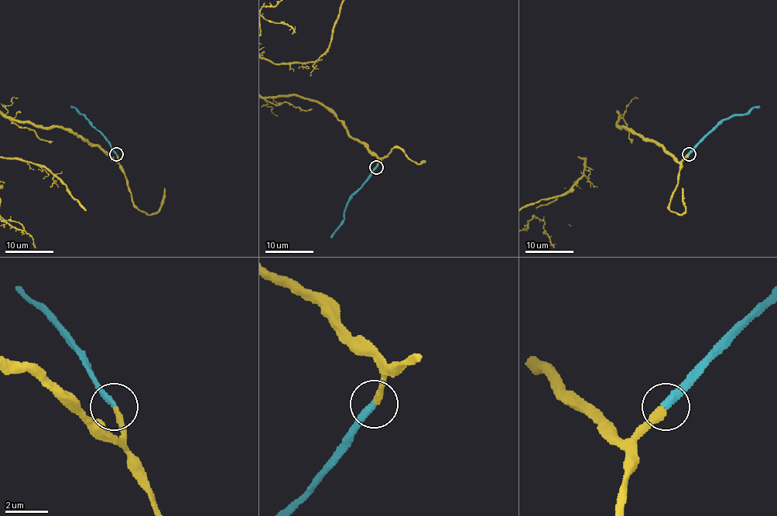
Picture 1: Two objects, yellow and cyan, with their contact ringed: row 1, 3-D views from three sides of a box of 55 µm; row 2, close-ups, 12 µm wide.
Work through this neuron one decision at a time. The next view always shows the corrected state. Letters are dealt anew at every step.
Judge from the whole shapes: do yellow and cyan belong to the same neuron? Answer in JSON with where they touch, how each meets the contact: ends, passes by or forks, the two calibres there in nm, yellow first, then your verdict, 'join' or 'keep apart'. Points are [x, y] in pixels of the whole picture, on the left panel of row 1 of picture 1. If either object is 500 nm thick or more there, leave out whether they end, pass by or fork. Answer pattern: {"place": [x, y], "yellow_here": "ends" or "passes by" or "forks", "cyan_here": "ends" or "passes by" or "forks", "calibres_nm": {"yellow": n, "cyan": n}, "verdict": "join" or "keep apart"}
{"place": [116, 154], "yellow_here": "ends", "cyan_here": "ends", "calibres_nm": {"yellow": 320, "cyan": 320}, "verdict": "join"}

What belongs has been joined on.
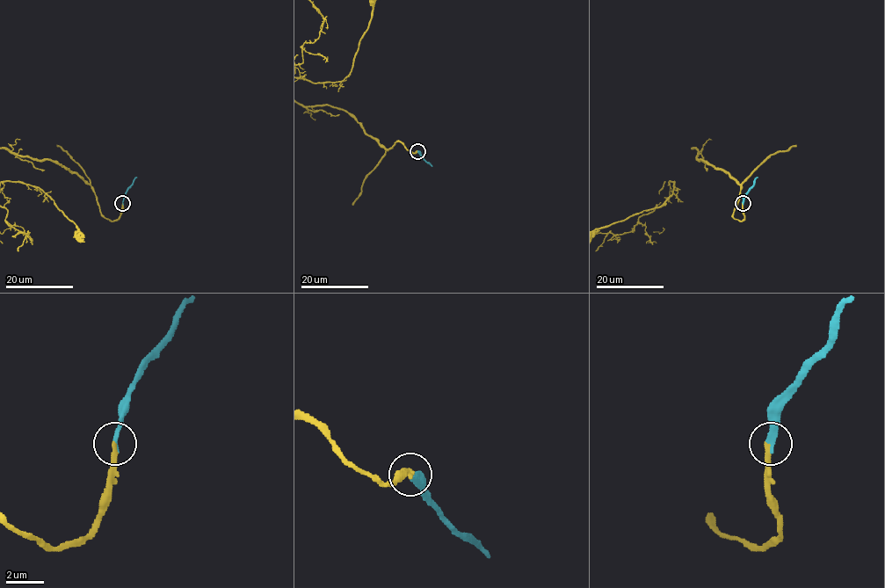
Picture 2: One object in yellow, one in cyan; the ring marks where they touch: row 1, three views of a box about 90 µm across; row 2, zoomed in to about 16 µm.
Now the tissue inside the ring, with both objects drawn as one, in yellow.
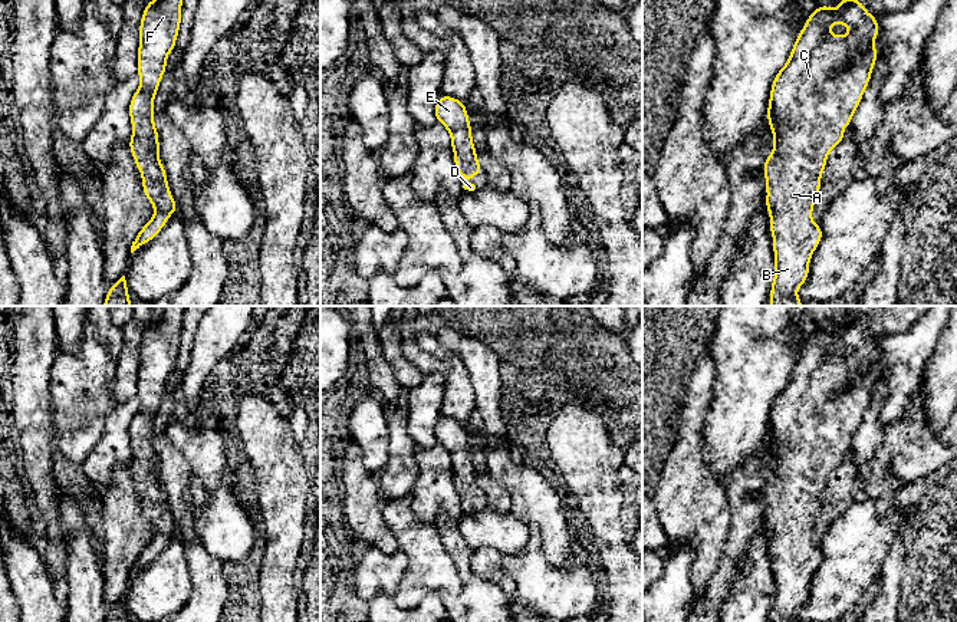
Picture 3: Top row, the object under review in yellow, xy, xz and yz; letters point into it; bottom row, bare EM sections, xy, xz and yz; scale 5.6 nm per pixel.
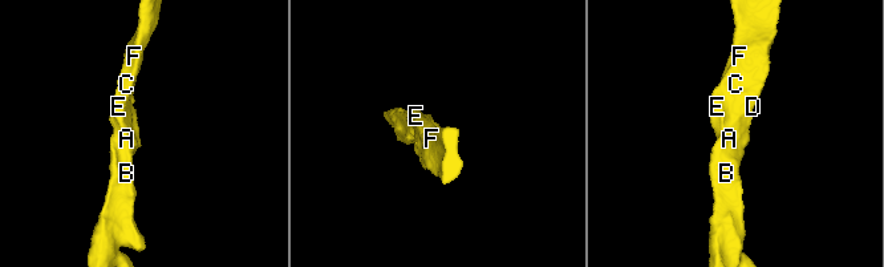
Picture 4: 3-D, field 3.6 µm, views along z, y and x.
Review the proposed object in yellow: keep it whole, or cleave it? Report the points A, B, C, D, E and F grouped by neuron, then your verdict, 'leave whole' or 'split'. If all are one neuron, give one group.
A B C D E F | leave whole

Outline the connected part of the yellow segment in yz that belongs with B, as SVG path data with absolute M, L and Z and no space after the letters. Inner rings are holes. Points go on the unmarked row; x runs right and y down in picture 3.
M845 319L838 323L836 332L825 325L806 340L770 411L766 438L775 467L763 486L775 573L770 622L800 622L796 612L809 598L810 579L823 557L822 549L812 543L820 497L828 475L845 460L843 452L851 445L878 381L874 368L879 355L878 339L871 338L858 320ZM832 345L846 346L851 353L835 358L829 353Z

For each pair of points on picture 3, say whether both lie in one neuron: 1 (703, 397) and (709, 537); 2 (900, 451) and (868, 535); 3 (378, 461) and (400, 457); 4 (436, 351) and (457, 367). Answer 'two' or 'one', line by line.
1: one
2: two
3: two
4: one

